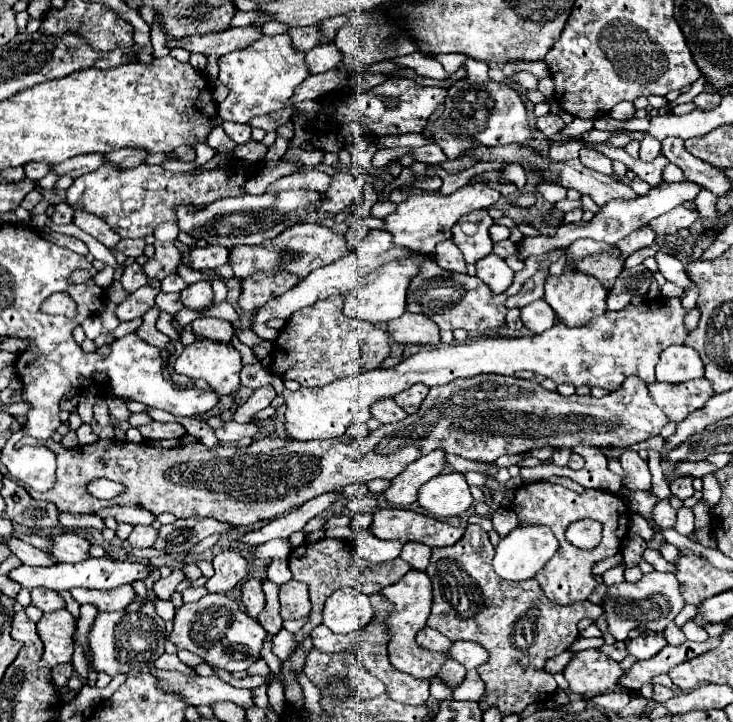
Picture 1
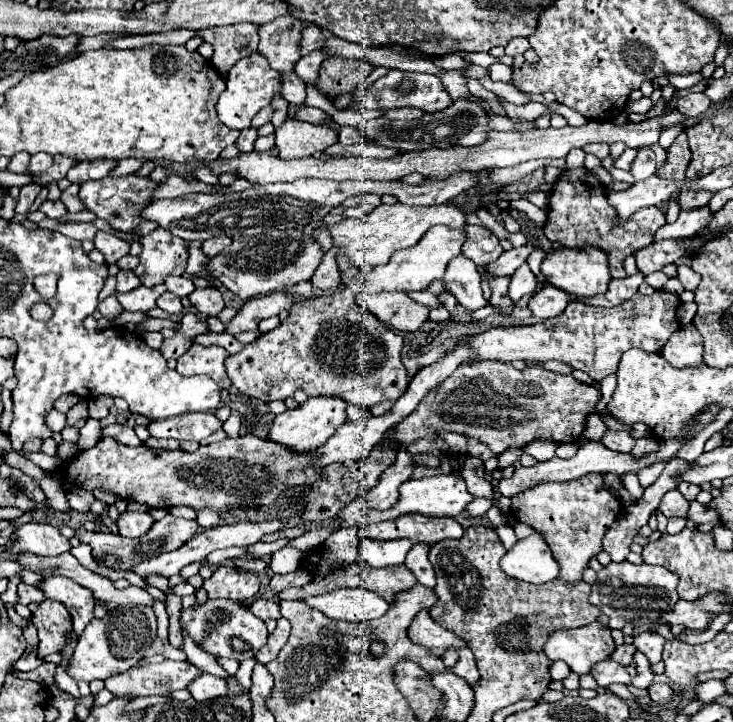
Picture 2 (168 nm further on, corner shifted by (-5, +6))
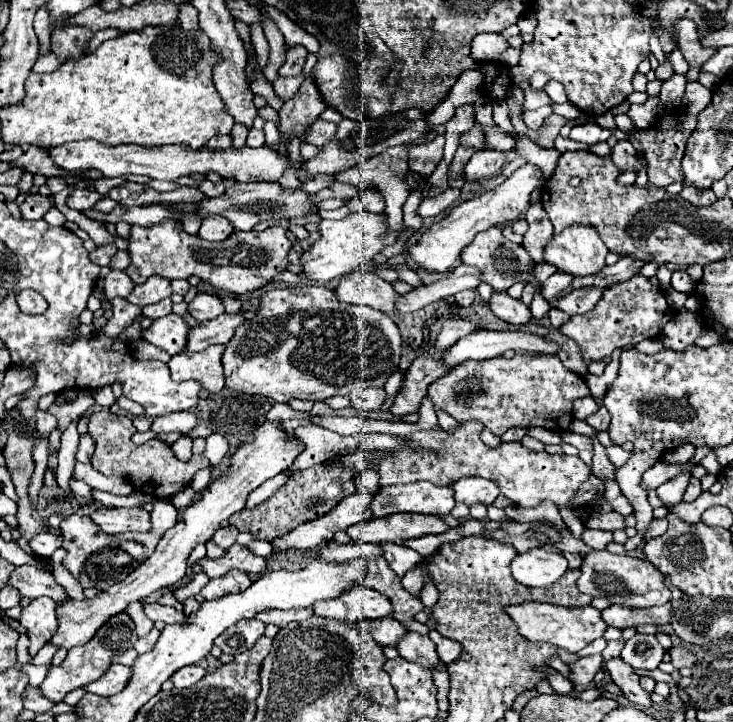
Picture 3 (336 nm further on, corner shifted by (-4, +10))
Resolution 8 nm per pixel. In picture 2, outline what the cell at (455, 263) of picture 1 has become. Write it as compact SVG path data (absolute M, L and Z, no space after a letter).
M463 254L453 258L451 266L447 266L447 274L443 276L443 286L467 310L477 310L487 306L487 300L483 298L481 276L477 272L477 266Z

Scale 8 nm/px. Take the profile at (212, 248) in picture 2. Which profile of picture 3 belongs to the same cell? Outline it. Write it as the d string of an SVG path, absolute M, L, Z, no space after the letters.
M210 216L210 218L202 220L202 226L198 230L198 238L202 238L202 240L226 240L232 232L234 232L234 228L226 222L226 218Z

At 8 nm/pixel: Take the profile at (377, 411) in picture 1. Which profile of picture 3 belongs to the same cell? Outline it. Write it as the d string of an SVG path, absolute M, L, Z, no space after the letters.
M304 284L304 286L294 286L294 288L276 288L276 290L268 290L262 296L260 308L258 308L258 316L254 320L246 320L242 326L236 328L232 340L226 344L224 350L224 374L226 374L226 386L236 390L236 392L246 392L246 394L260 394L266 398L272 398L276 402L290 402L294 398L302 398L302 400L326 400L332 396L350 396L350 392L354 392L356 388L384 388L388 376L392 376L398 370L400 364L400 348L402 348L402 336L398 326L394 324L394 320L390 316L386 316L384 312L378 312L374 308L368 306L358 306L358 304L342 304L338 302L334 290L324 288L324 286L314 286L314 284Z

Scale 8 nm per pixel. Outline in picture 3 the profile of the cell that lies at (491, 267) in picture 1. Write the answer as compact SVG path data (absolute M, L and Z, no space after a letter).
M494 290L488 306L494 312L494 316L498 316L504 322L510 322L510 324L526 324L530 320L530 308L524 306L520 300L512 298L508 292Z

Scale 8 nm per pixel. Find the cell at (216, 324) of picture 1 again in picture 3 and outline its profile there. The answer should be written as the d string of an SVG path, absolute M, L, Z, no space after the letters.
M168 314L164 318L154 320L152 326L142 332L142 338L174 356L174 354L186 350L188 332L190 332L190 326L184 322L182 316Z

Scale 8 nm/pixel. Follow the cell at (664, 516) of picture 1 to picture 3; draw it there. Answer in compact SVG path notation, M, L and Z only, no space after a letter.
M682 474L682 476L678 476L678 478L674 478L674 480L670 480L670 482L666 482L666 484L656 488L658 498L662 500L662 504L666 508L674 508L676 504L682 502L682 496L684 496L684 490L688 486L688 480L690 480L690 474Z

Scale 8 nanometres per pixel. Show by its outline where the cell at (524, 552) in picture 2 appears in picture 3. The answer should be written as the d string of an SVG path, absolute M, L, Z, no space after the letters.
M534 548L526 554L516 554L510 570L516 582L524 586L550 586L568 570L568 560L556 552Z

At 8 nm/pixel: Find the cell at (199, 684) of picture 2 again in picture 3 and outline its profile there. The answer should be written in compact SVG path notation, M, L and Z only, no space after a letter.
M198 664L198 666L184 666L184 668L178 670L170 680L174 682L176 688L190 688L190 686L194 686L196 682L200 682L206 674L208 674L208 670L202 668L200 664Z

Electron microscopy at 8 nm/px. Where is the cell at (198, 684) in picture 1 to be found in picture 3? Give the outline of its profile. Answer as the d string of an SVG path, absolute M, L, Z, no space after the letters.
M112 664L102 678L98 678L90 686L86 686L86 692L92 692L92 694L104 696L104 698L118 694L120 690L124 690L126 682L130 682L130 670L132 670L132 666Z

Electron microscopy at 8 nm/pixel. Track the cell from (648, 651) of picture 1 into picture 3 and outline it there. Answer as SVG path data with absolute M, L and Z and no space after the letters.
M634 634L622 650L624 662L628 662L636 670L654 670L662 662L664 648L656 640L654 634Z

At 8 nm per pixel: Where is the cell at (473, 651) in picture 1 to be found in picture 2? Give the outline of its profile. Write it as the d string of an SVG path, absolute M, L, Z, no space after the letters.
M429 609L420 611L417 618L411 622L409 638L411 638L411 642L417 642L419 646L427 646L427 648L441 648L441 650L453 648L453 650L459 650L459 648L465 646L453 634L449 634L447 630L443 630L439 624L433 622Z

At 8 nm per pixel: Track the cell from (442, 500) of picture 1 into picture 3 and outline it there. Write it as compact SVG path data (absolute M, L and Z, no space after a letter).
M412 482L382 486L372 500L374 518L398 512L418 512L446 516L454 508L452 486L434 486L432 482Z

